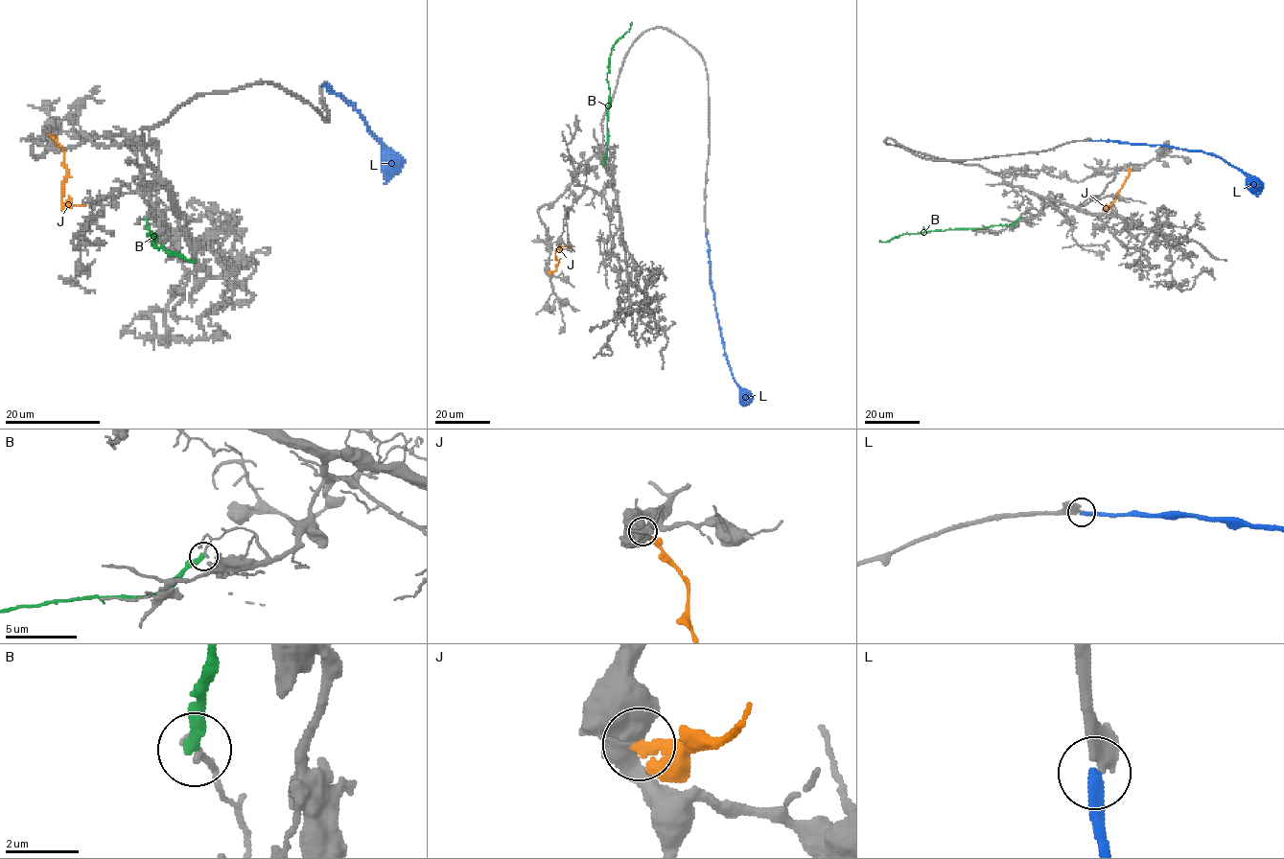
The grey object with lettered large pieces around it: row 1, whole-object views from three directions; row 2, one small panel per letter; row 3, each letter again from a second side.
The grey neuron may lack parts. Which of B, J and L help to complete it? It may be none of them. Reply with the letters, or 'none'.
L

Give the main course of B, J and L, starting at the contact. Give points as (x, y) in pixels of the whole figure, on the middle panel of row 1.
B: (604, 164), (609, 58), (613, 46), (629, 30), (631, 22)
J: (548, 271), (556, 268), (555, 251), (561, 245), (569, 247)
L: (706, 233), (711, 286), (724, 355), (740, 389), (742, 401)

